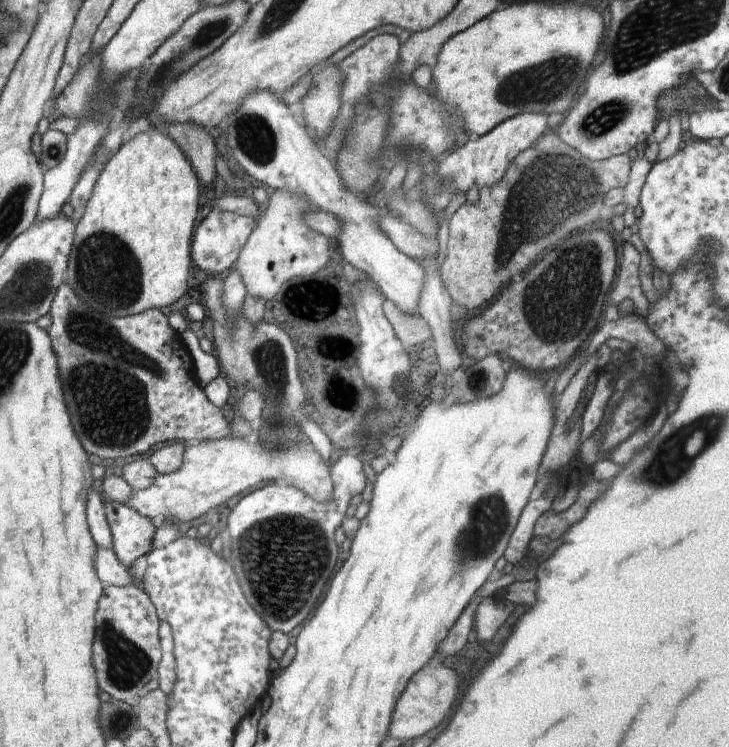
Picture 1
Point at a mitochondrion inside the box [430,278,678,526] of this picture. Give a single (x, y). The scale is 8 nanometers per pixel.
(478, 380)

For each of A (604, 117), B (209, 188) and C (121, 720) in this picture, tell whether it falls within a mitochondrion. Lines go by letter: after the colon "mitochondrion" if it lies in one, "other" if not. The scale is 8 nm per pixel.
A: mitochondrion
B: other
C: mitochondrion

